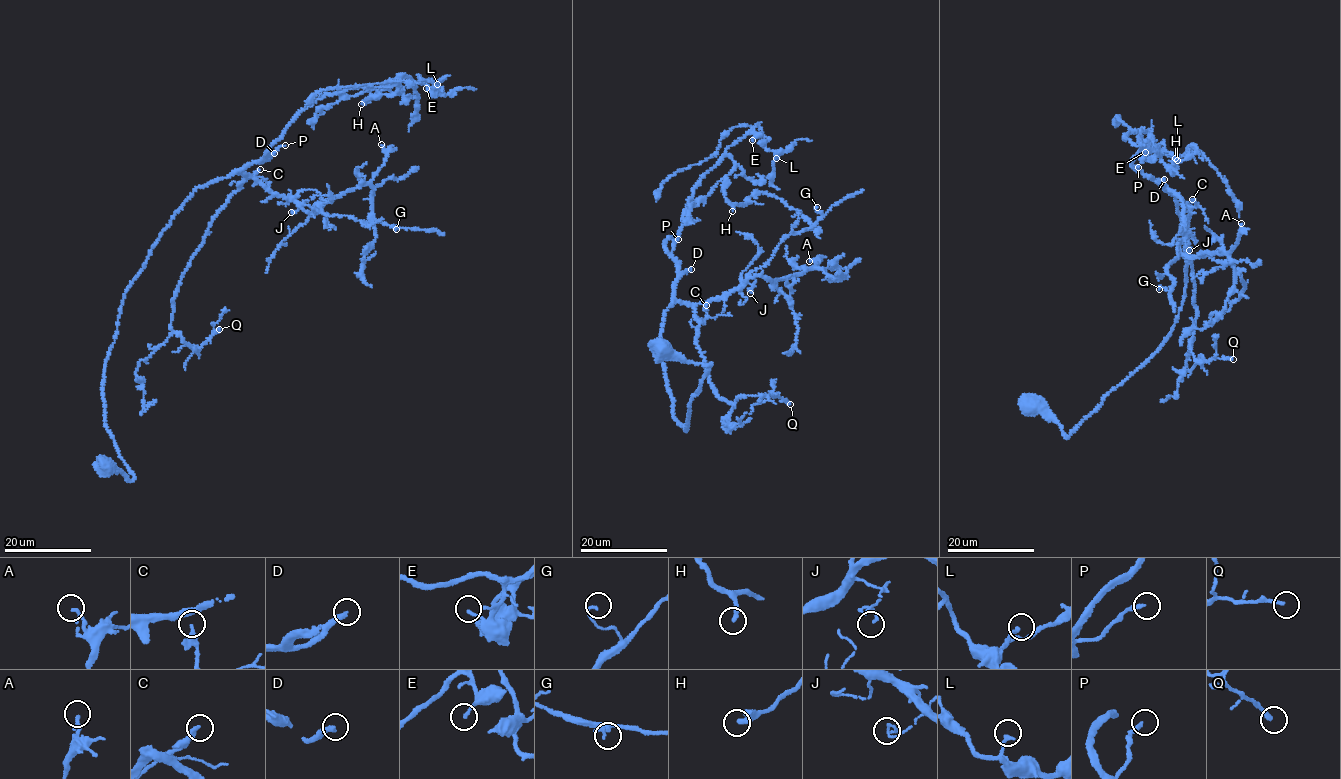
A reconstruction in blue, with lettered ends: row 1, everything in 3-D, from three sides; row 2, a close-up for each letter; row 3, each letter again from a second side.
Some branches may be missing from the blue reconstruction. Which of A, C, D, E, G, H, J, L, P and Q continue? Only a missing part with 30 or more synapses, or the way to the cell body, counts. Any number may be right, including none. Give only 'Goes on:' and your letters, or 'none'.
Goes on: H, P

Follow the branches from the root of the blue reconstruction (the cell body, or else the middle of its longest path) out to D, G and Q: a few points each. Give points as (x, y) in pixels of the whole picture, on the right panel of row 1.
D: (1031, 405), (1056, 422), (1067, 438), (1170, 334), (1183, 301), (1187, 262), (1175, 196), (1157, 182), (1164, 179)
G: (1031, 405), (1067, 438), (1170, 334), (1187, 262), (1167, 188), (1185, 231), (1173, 284), (1159, 289)
Q: (1031, 405), (1067, 438), (1170, 334), (1187, 262), (1165, 189), (1189, 208), (1191, 351), (1233, 359)

